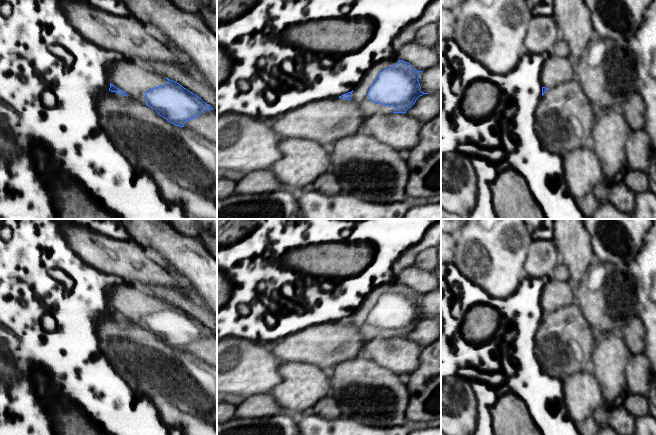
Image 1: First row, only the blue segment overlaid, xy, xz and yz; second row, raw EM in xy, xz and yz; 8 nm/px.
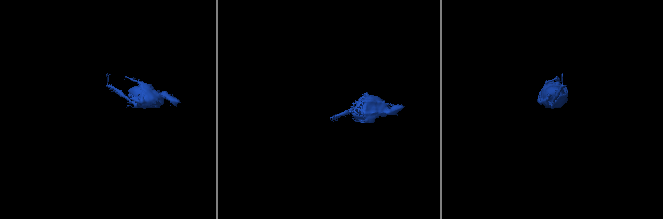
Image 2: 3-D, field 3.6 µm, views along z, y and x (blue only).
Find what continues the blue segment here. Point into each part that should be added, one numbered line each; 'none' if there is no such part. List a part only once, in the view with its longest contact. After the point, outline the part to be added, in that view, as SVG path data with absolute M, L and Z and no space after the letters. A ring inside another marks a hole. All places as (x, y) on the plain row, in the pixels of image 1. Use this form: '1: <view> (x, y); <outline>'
1: xy (205, 349); M205 334L199 341L186 345L184 351L217 368L217 335Z
2: xz (359, 319); M393 281L374 288L371 292L367 294L362 304L353 313L351 324L355 325L359 329L360 334L366 341L369 341L373 338L394 336L393 330L386 330L372 326L368 322L367 318L377 299L382 294L389 292L397 287L398 284Z

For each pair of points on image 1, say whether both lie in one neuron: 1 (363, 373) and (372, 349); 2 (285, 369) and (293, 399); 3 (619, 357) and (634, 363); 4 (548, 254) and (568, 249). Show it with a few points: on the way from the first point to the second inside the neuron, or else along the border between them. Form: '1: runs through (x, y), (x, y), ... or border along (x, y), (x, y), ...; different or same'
1: border along (359, 356), (365, 359), (372, 359), (389, 370); different
2: runs through (292, 376), (293, 392); same
3: border along (630, 353), (625, 369), (625, 383); different
4: border along (552, 239), (560, 261); different

